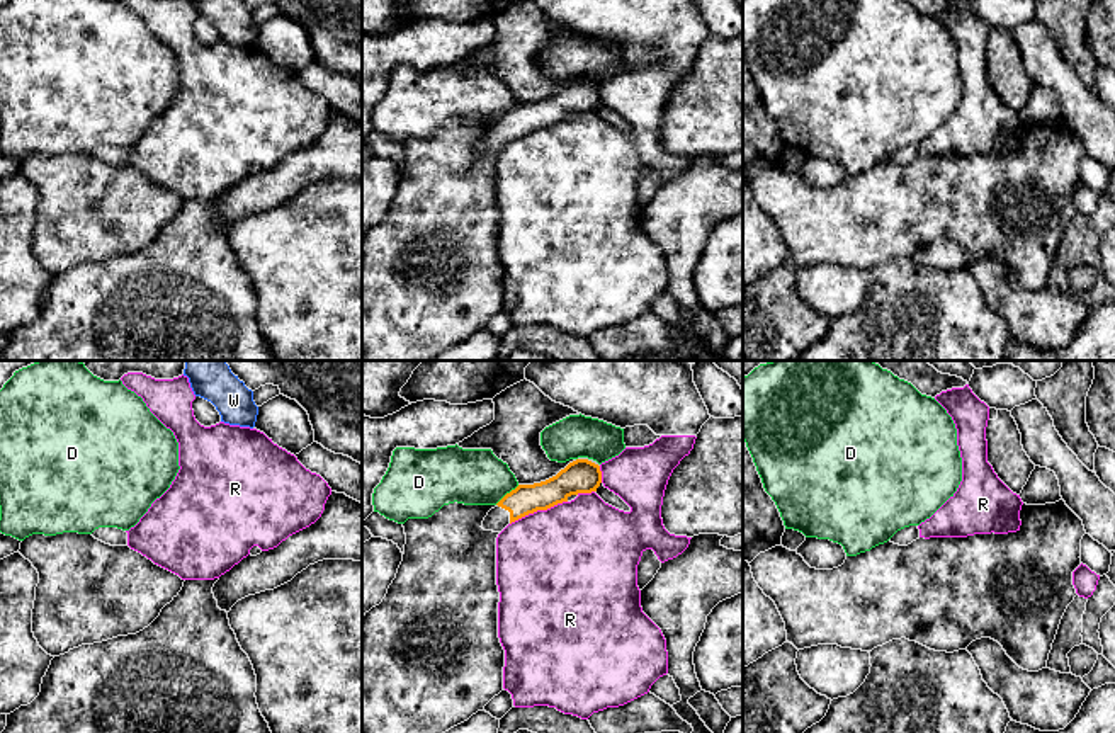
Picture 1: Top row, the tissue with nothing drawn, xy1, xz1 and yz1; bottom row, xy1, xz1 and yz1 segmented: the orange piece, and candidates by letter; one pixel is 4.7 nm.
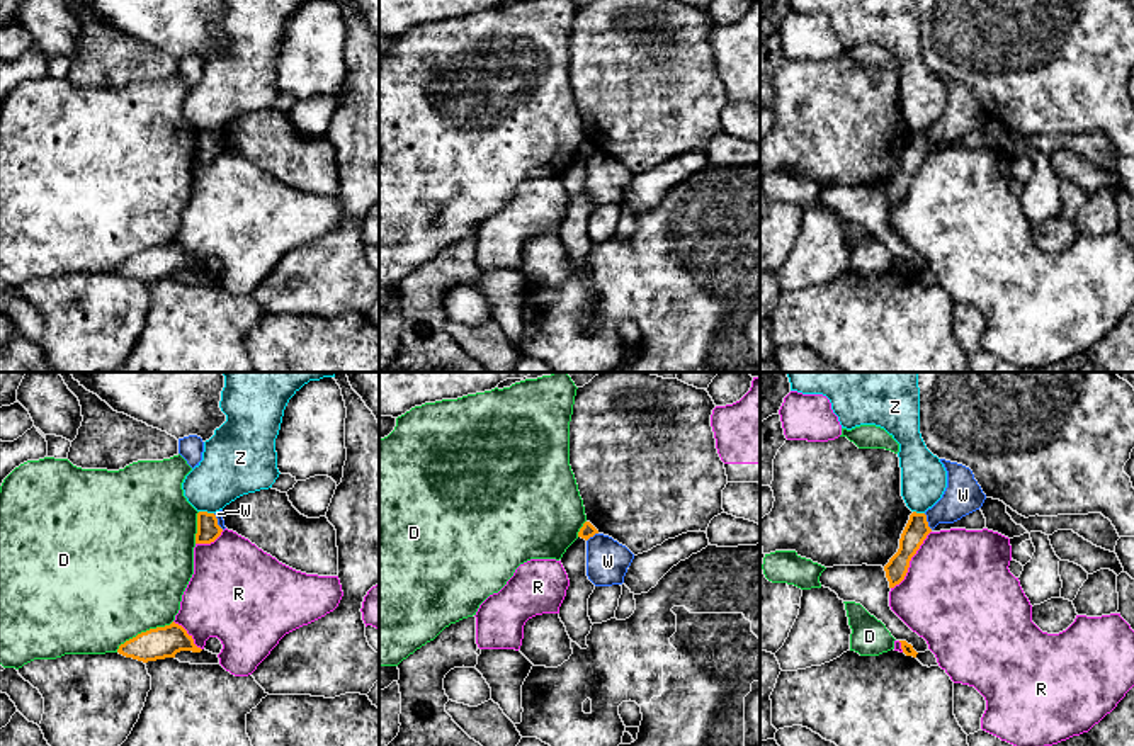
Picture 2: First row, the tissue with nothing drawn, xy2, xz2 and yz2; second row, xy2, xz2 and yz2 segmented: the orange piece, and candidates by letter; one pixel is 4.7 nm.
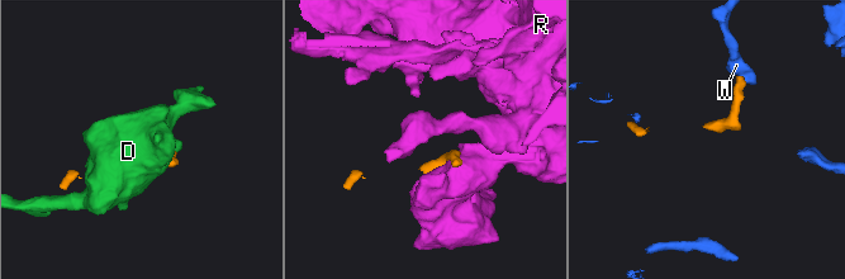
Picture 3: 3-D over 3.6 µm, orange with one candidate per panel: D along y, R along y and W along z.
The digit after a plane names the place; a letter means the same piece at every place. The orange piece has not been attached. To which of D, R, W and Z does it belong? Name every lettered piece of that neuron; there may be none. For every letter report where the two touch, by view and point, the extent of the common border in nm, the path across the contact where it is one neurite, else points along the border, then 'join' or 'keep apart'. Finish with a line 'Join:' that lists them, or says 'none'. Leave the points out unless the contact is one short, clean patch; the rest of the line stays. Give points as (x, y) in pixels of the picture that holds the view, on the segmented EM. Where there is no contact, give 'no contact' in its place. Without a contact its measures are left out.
D: contact xy2 (143, 632); length 300 nm; keep apart
R: contact yz2 (910, 559); length 340 nm; keep apart
W: contact yz2 (927, 522); length 90 nm; keep apart
Z: contact xy2 (206, 512); length 70 nm; border xy2 (199, 510), (213, 514); keep apart
Join: none

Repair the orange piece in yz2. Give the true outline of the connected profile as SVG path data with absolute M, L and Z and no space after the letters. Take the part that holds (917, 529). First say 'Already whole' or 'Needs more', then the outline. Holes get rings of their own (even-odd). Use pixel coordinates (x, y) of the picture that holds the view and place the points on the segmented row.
Already whole. M913 511L901 534L898 552L884 566L889 588L894 588L904 579L911 557L930 532L932 528L928 527L927 515Z

